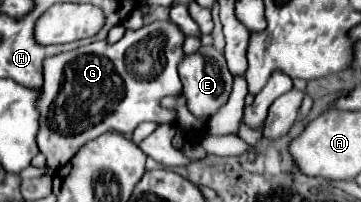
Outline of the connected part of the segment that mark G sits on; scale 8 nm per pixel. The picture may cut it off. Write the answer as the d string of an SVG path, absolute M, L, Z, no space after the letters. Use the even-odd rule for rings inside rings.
M154 21L140 29L126 29L124 37L116 43L108 41L94 41L90 45L78 47L68 53L58 53L44 61L44 85L42 97L38 103L40 109L40 133L38 133L38 147L46 155L46 163L56 171L66 165L74 153L86 145L88 141L96 139L106 131L118 133L132 133L142 121L154 123L174 123L176 113L174 109L166 111L158 105L164 95L178 97L182 93L182 83L178 77L178 65L184 57L184 33L172 21ZM114 71L124 81L124 97L114 97Z

